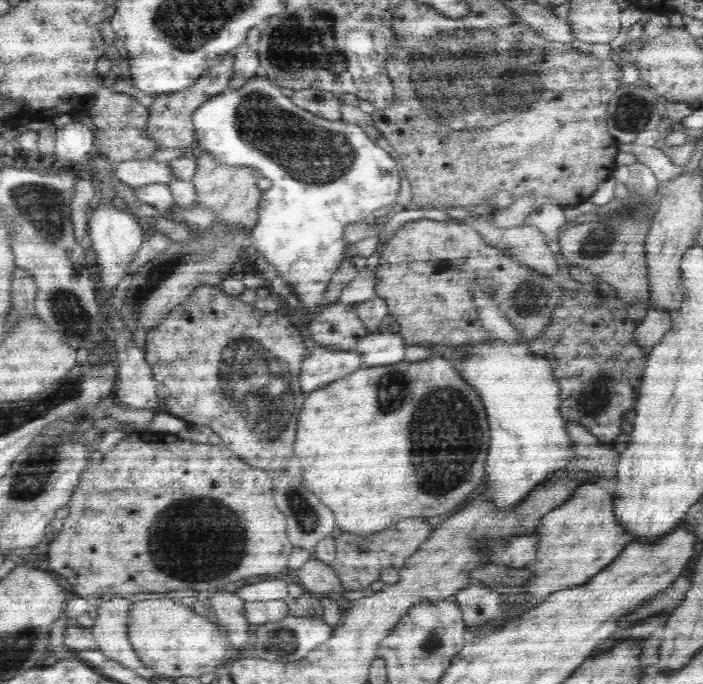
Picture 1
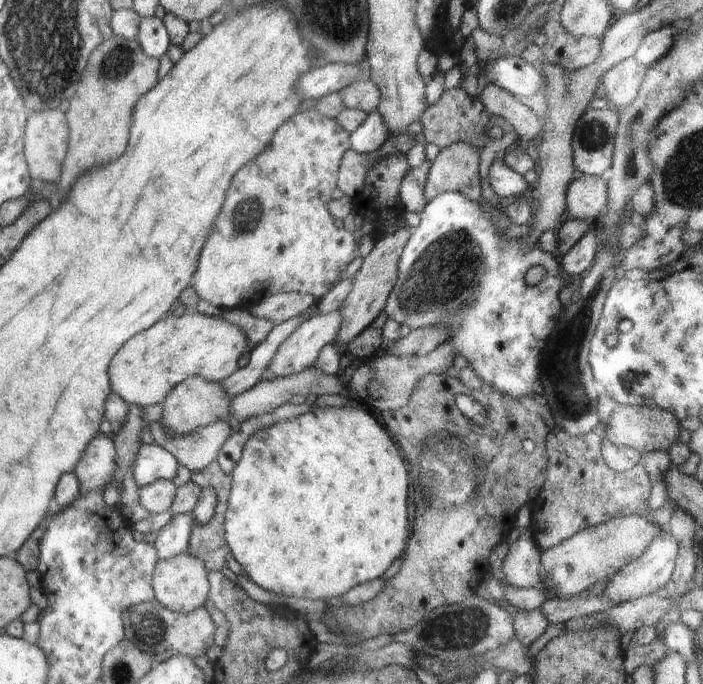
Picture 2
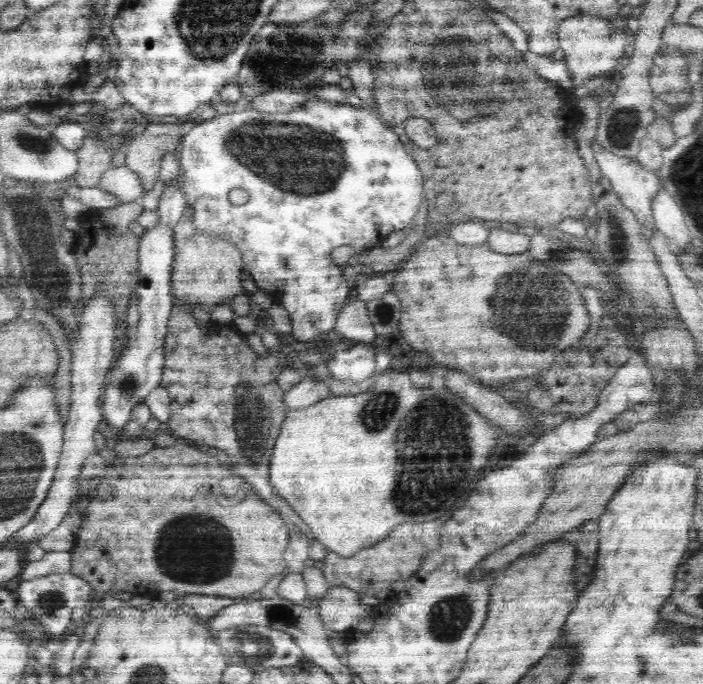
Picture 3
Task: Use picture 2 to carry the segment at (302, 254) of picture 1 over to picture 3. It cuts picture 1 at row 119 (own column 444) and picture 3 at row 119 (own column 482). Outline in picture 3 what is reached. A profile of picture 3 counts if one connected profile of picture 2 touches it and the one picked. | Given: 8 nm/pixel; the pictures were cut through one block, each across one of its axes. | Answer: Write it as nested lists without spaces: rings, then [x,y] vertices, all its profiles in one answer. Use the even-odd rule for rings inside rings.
[[[314,96],[312,99],[308,99],[302,108],[286,113],[266,113],[247,108],[242,112],[217,115],[208,120],[200,119],[190,129],[190,132],[182,137],[178,155],[183,173],[180,178],[181,188],[185,192],[187,206],[194,209],[192,217],[194,226],[211,238],[228,238],[232,245],[236,245],[236,249],[242,253],[243,268],[250,272],[257,288],[267,292],[275,303],[282,305],[289,312],[291,333],[301,344],[308,344],[306,340],[312,340],[314,336],[321,336],[335,328],[338,313],[353,295],[353,286],[350,280],[344,278],[340,268],[333,265],[331,253],[334,248],[354,246],[356,250],[372,250],[376,246],[380,246],[382,240],[386,240],[392,232],[407,231],[408,225],[418,214],[422,197],[425,196],[424,175],[418,168],[417,162],[406,151],[406,147],[398,138],[398,133],[395,130],[388,128],[380,118],[376,118],[375,114],[364,107],[355,108],[347,103],[326,102]],[[234,188],[244,188],[248,192],[248,201],[243,205],[235,206],[228,199],[230,190],[234,190]]]

